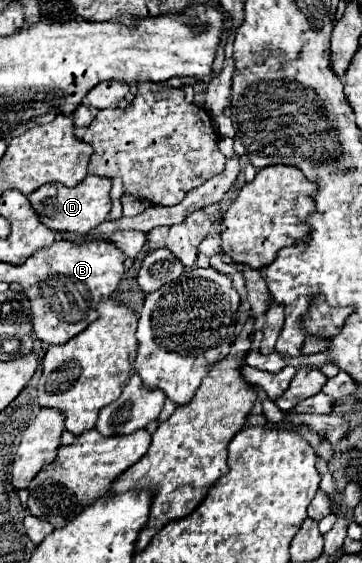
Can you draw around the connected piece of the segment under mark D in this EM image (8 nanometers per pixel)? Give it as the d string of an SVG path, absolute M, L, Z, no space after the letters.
M86 175L84 183L78 183L76 187L66 187L60 183L48 183L38 187L28 195L28 201L32 203L32 209L40 217L40 221L54 231L72 231L72 233L88 233L96 225L108 219L110 213L110 179L98 177L98 175Z

